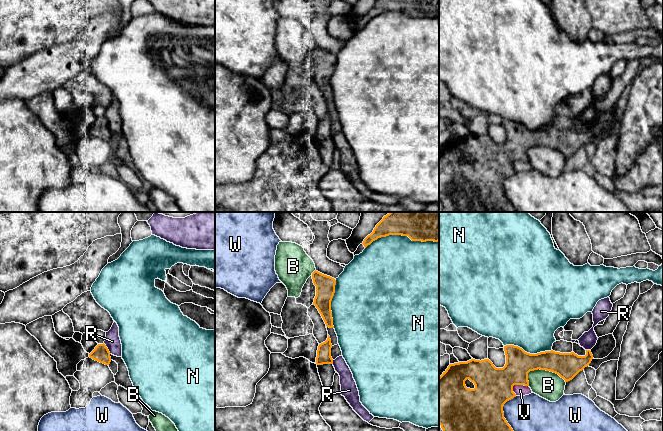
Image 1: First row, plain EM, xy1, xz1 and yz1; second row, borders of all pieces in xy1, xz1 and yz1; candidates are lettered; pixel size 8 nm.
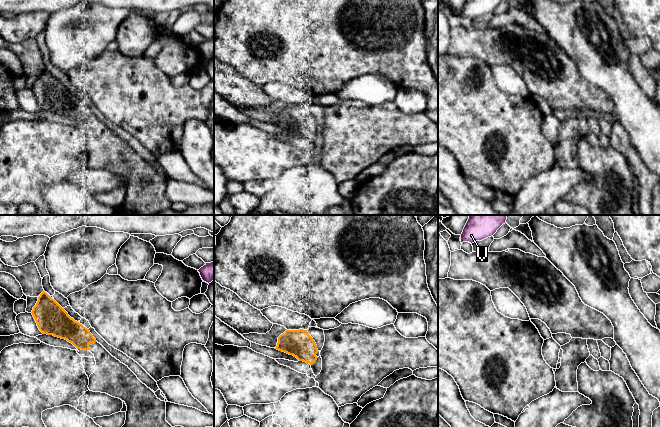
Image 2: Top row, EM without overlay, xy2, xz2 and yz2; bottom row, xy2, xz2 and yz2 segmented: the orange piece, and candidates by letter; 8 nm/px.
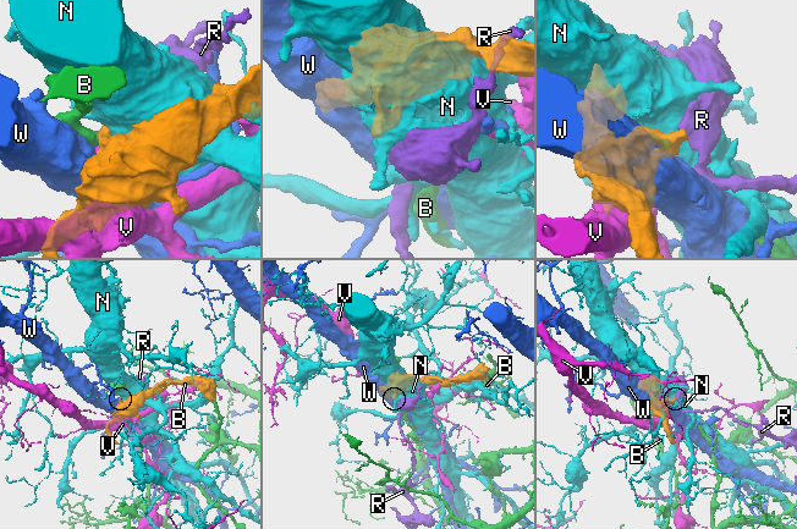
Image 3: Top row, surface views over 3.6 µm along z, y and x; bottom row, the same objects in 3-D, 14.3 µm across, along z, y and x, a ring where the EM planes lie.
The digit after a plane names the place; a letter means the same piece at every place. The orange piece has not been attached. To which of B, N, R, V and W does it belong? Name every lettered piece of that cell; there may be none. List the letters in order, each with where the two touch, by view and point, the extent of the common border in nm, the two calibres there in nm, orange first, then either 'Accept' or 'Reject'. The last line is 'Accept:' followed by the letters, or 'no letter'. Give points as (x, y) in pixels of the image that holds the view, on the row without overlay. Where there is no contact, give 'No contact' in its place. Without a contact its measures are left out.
B: Touches orange at yz1 (547, 146). Shared border 320 nm. Thickness 220 nm (orange) against 220 nm. Reject
N: Touches orange at xz1 (401, 10). Shared border 600 nm. Thickness 140 nm (orange) against 480 nm. Reject
R: Touches orange at xy1 (107, 124). Shared border 110 nm. Thickness 130 nm (orange) against 130 nm. Reject
V: Touches orange at yz1 (518, 160). Shared border 140 nm. Thickness 300 nm (orange) against 100 nm. Reject
W: Touches orange at yz1 (503, 191). Shared border 320 nm. Thickness 500 nm (orange) against 360 nm. Reject
Accept: no letter

